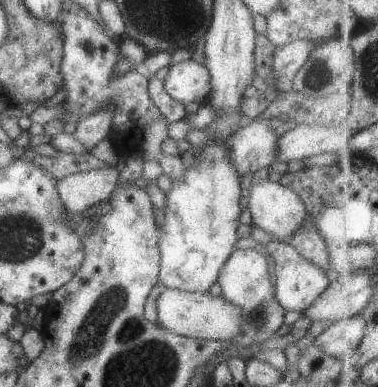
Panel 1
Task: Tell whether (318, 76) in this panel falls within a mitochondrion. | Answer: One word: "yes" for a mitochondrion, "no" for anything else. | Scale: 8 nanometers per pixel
yes

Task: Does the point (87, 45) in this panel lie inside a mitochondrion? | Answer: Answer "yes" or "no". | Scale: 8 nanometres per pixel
yes

